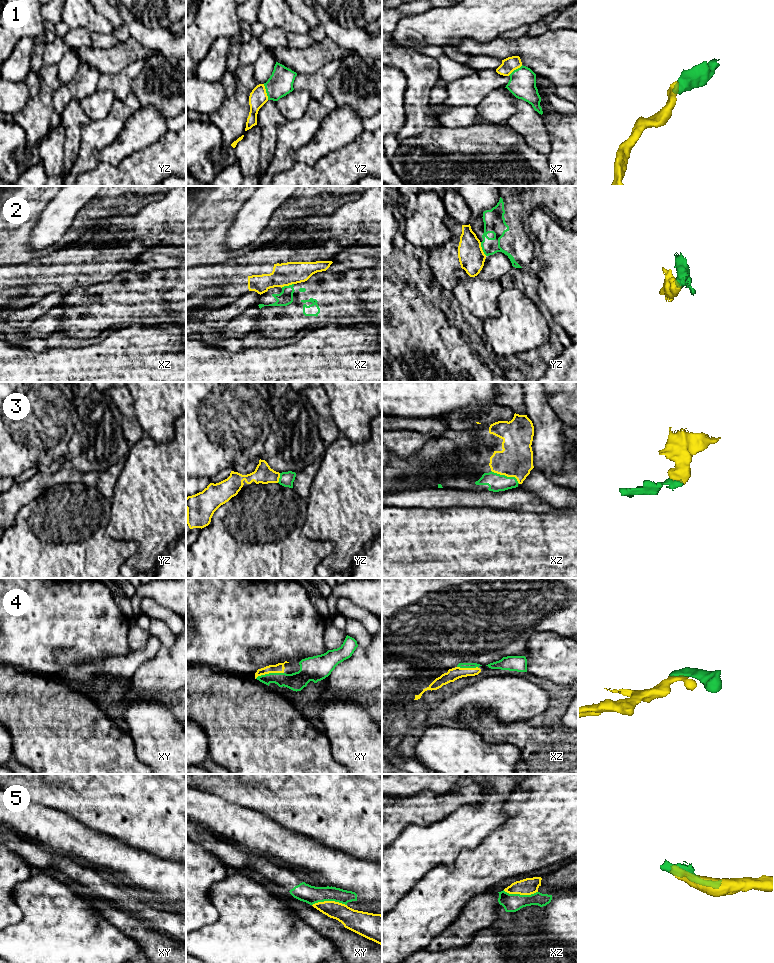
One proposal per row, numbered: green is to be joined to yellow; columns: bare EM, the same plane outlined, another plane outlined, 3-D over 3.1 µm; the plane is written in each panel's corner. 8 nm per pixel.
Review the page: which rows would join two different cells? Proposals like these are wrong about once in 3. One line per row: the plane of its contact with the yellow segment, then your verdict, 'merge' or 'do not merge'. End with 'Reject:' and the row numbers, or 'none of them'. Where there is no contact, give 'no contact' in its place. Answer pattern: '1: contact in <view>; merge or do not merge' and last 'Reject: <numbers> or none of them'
1: contact in yz; merge
2: contact in yz; do not merge
3: contact in xz; merge
4: contact in xy; merge
5: contact in xy; merge
Reject: 2

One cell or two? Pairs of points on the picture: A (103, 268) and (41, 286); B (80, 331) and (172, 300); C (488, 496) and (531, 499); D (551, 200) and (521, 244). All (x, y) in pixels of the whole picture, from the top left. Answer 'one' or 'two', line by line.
A: one
B: one
C: one
D: one

